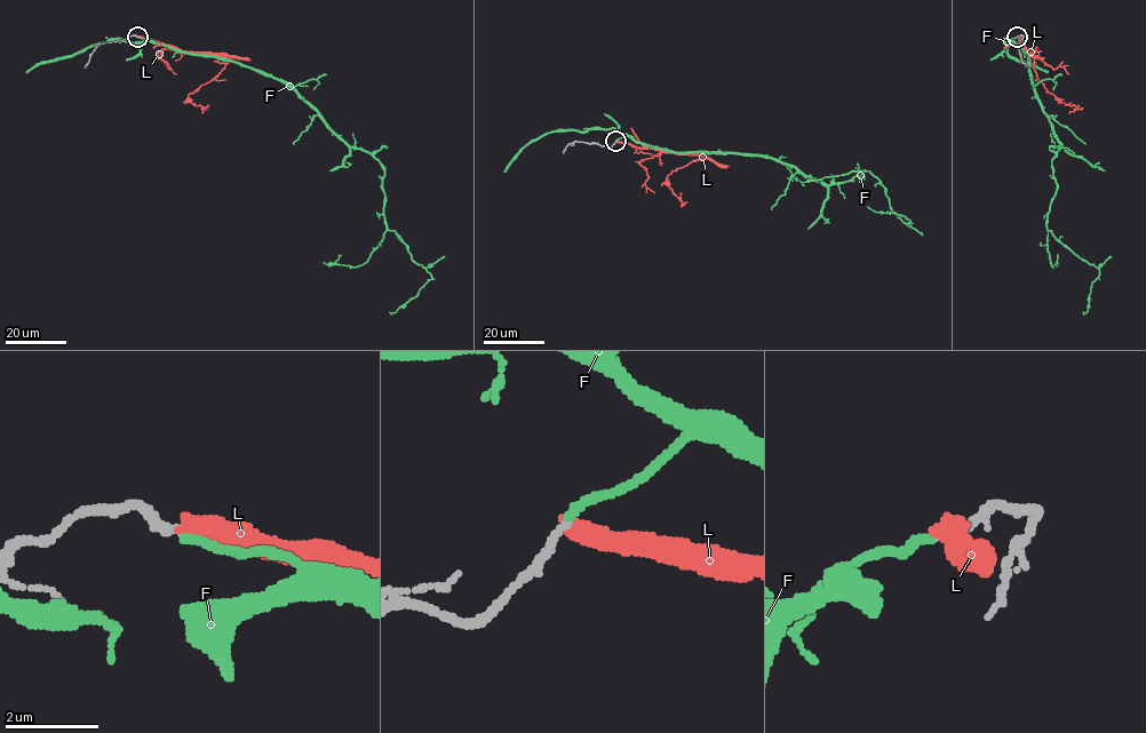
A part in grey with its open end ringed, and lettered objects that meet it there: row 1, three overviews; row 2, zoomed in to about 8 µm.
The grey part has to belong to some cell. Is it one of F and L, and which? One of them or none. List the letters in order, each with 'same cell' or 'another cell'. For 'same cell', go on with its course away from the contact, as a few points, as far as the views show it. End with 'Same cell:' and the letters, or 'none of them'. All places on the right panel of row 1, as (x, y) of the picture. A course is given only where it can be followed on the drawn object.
F: same cell; course (1017, 37), (1060, 145), (1047, 228), (1098, 269), (1083, 315)
L: another cell
Same cell: F

